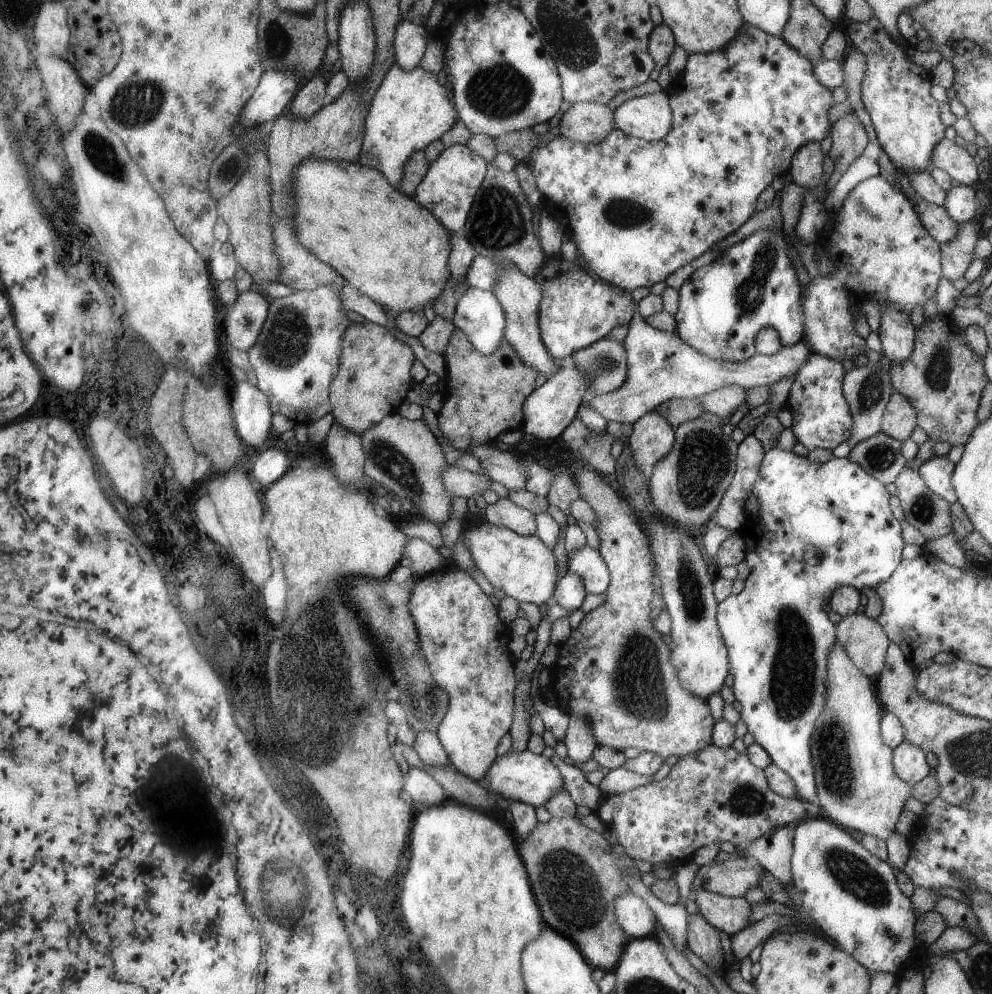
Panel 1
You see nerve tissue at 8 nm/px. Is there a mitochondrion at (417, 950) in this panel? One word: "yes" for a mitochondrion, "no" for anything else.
no

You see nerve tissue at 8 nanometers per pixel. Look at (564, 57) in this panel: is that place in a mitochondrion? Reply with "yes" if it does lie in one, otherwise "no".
yes

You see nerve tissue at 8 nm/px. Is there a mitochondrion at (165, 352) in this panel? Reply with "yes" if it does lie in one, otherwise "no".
yes

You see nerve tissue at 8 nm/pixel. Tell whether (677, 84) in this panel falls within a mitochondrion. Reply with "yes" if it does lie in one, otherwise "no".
no

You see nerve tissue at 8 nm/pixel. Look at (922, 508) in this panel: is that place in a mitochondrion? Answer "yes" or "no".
yes

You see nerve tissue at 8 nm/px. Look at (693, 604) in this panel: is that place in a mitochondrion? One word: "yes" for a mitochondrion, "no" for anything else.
yes

